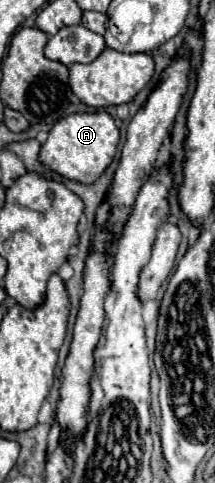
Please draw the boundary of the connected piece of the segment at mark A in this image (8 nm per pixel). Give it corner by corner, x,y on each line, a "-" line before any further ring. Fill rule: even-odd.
107,111
73,113
59,119
53,125
47,141
41,147
39,159
67,179
79,183
93,183
113,161
117,143
119,143
119,129
115,125
115,119

